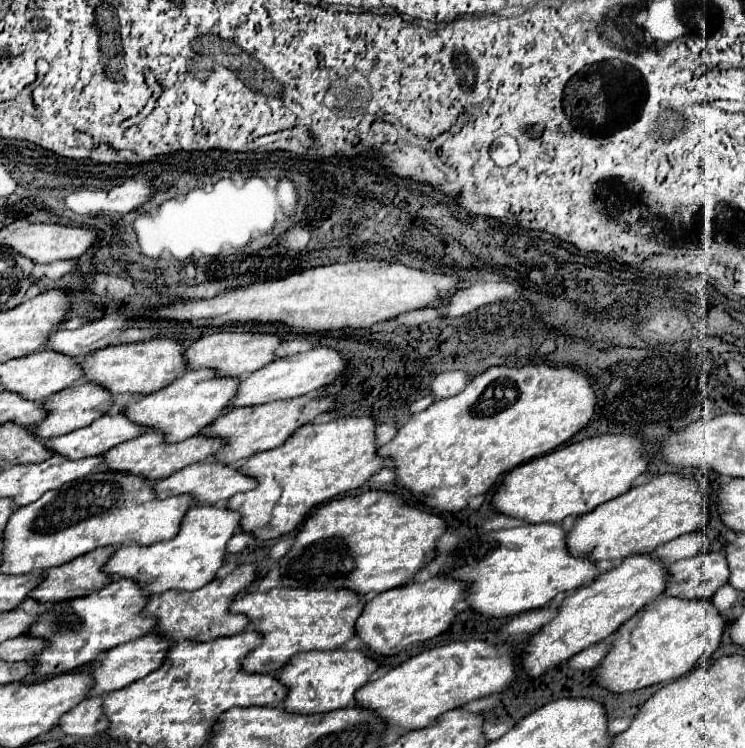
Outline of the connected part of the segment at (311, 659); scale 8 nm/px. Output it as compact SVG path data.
M360 649L300 653L292 657L292 661L282 671L278 671L280 681L284 681L284 685L290 687L290 693L284 699L284 707L296 713L326 713L354 705L354 693L370 681L378 667L380 663Z

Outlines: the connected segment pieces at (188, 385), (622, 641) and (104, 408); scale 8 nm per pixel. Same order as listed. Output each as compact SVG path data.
M188 369L182 377L172 381L168 387L144 395L140 401L124 407L124 413L130 421L140 423L142 427L152 427L164 431L168 441L184 441L198 435L204 427L212 425L220 415L232 409L232 399L236 397L240 381L236 377L220 375L216 369Z
M658 597L656 601L650 601L644 609L640 609L640 613L636 613L636 617L626 621L624 627L620 627L618 637L614 639L612 649L606 655L606 659L596 669L594 679L596 679L596 683L612 689L614 693L636 691L636 689L656 685L656 683L662 683L662 681L678 679L678 677L690 673L692 669L700 667L704 659L710 659L714 655L714 651L722 643L722 635L724 635L726 629L728 629L726 617L706 599Z
M80 381L80 383L66 387L64 391L56 393L44 401L44 407L48 409L48 417L34 429L34 433L44 441L58 437L58 435L66 435L66 433L80 429L80 427L86 427L92 421L96 421L98 417L106 415L112 409L112 405L114 405L112 393L106 387L96 385L92 381Z

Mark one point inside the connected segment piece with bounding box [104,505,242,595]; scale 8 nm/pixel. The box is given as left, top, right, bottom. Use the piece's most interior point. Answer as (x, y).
(191, 560)

